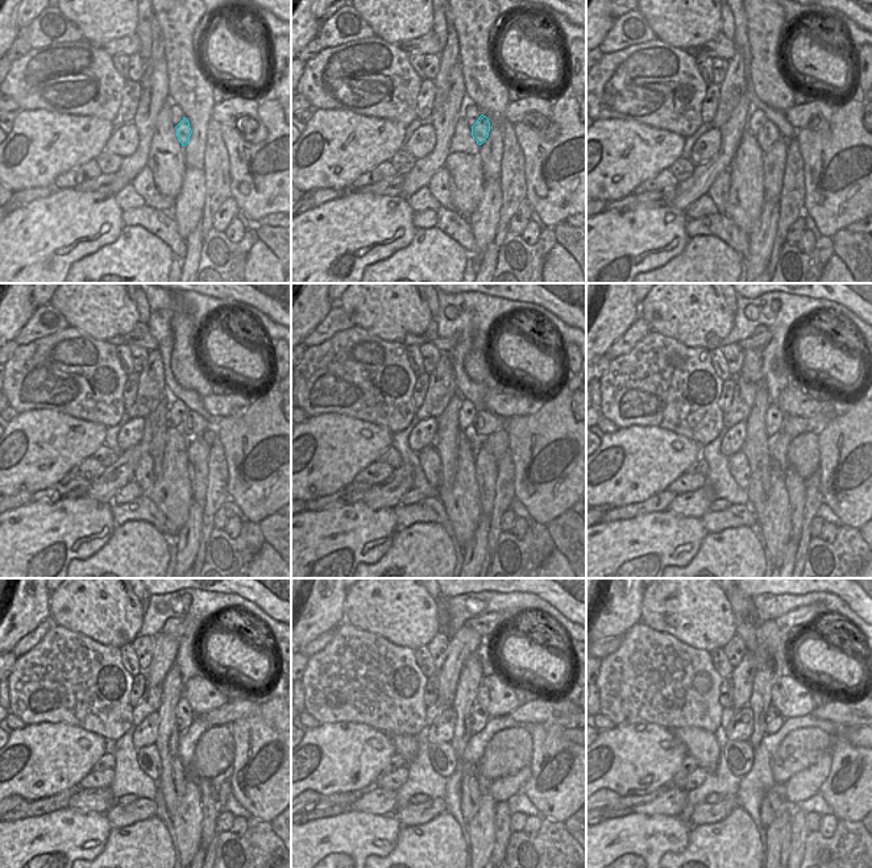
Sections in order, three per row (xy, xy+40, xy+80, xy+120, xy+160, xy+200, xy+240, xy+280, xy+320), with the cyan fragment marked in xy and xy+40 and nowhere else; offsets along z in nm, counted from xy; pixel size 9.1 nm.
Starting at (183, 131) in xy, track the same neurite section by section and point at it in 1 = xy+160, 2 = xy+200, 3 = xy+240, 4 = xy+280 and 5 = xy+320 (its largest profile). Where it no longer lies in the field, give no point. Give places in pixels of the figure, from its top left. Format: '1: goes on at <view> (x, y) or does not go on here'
1: goes on at xy+160 (497, 426)
2: goes on at xy+200 (792, 426)
3: goes on at xy+240 (249, 706)
4: goes on at xy+280 (540, 710)
5: goes on at xy+320 (842, 713)

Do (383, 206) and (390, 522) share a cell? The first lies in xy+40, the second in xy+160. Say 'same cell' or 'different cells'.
same cell

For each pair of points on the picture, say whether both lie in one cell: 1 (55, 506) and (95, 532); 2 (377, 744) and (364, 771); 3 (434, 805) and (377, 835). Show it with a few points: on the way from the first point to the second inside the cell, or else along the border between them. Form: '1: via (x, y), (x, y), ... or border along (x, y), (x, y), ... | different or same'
1: via (65, 515), (75, 526), (86, 526) | same
2: via (370, 751), (364, 758), (364, 764) | same
3: border along (394, 815), (401, 825) | different

